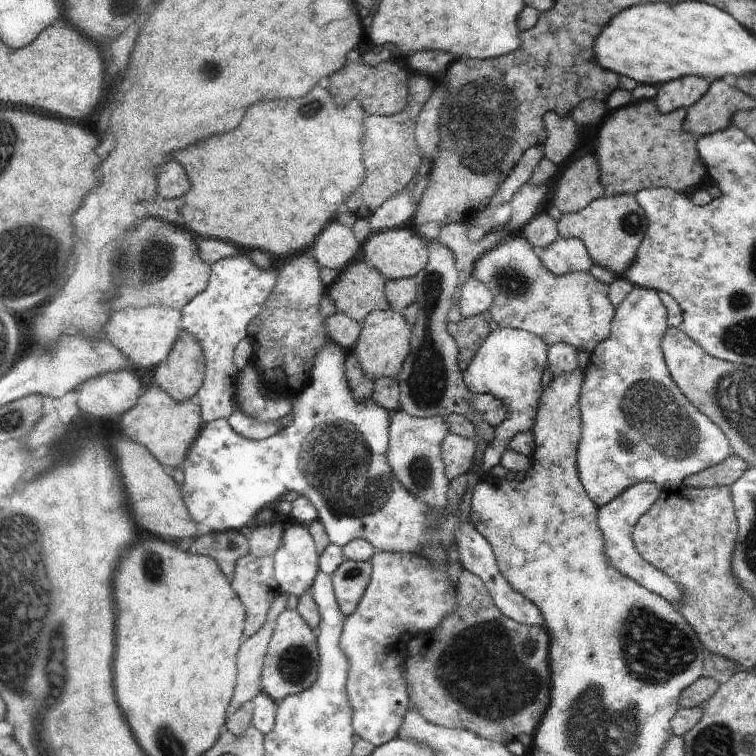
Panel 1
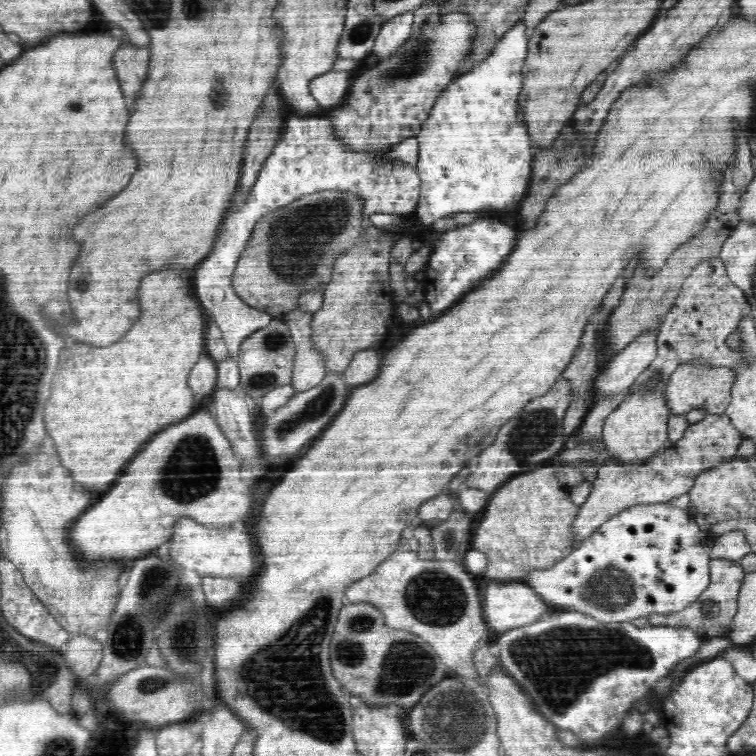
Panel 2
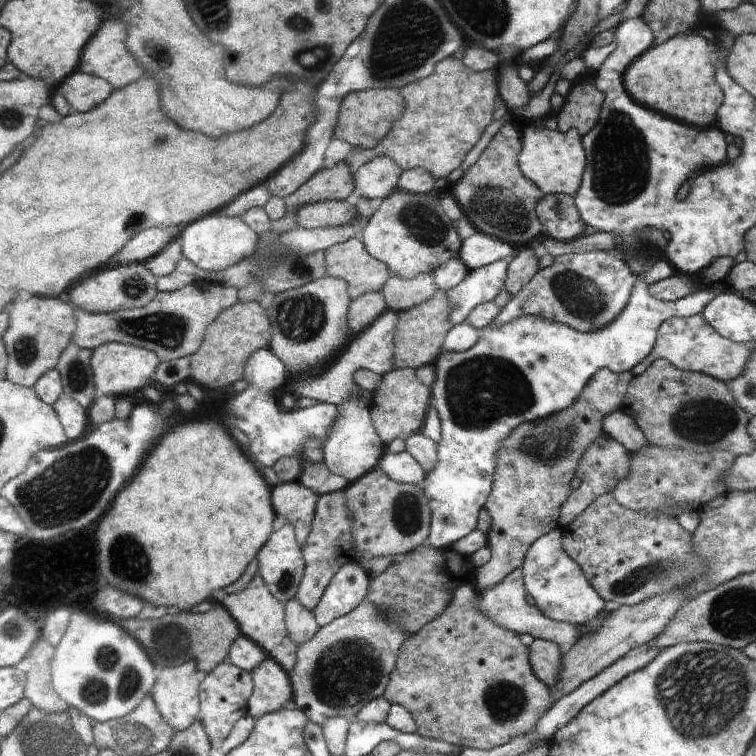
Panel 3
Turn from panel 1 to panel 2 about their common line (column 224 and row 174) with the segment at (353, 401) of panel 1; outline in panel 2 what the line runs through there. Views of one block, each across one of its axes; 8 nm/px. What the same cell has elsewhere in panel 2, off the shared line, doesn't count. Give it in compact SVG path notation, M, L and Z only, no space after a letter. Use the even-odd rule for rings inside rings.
M520 21L520 24L510 28L505 32L505 35L497 42L490 55L487 56L481 63L475 64L469 71L461 72L460 75L454 79L454 82L446 88L446 92L440 96L440 100L434 104L430 118L422 124L420 132L418 132L418 166L422 184L421 196L414 211L418 222L424 227L432 228L438 218L442 218L448 214L457 212L476 212L476 210L484 210L484 208L508 208L514 202L521 202L525 198L526 191L529 190L529 182L531 179L531 166L534 159L534 152L532 152L532 145L530 145L530 137L528 137L526 125L522 125L522 120L518 117L518 95L522 90L522 66L528 54L530 30L526 28L526 24Z

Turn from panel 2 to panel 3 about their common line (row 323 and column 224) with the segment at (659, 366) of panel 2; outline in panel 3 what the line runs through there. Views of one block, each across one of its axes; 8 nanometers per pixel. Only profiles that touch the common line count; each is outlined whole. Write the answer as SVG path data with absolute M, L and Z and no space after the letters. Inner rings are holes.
M226 659L215 669L203 675L204 680L200 685L200 702L202 703L200 720L204 722L208 738L212 738L214 744L220 745L220 742L230 734L234 724L248 714L248 697L253 691L253 680L251 673L234 666Z

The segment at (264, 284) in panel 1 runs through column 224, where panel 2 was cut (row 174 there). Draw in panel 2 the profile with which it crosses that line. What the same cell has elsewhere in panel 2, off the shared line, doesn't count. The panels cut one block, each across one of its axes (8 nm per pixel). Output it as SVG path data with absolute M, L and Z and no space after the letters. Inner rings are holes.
M290 115L290 118L286 119L286 128L283 128L285 131L260 170L258 180L252 185L247 196L248 200L226 216L214 249L208 258L200 263L200 268L193 271L196 274L194 283L199 302L210 320L220 327L229 354L235 360L240 356L241 342L253 332L268 326L273 319L270 313L246 305L246 302L234 293L234 270L242 252L246 250L255 222L274 209L284 207L306 194L322 190L339 190L361 196L361 200L364 200L364 213L361 217L364 219L376 213L413 214L418 206L422 181L417 169L411 166L380 164L378 156L382 156L384 152L354 154L351 150L346 150L333 134L330 124L324 116Z

